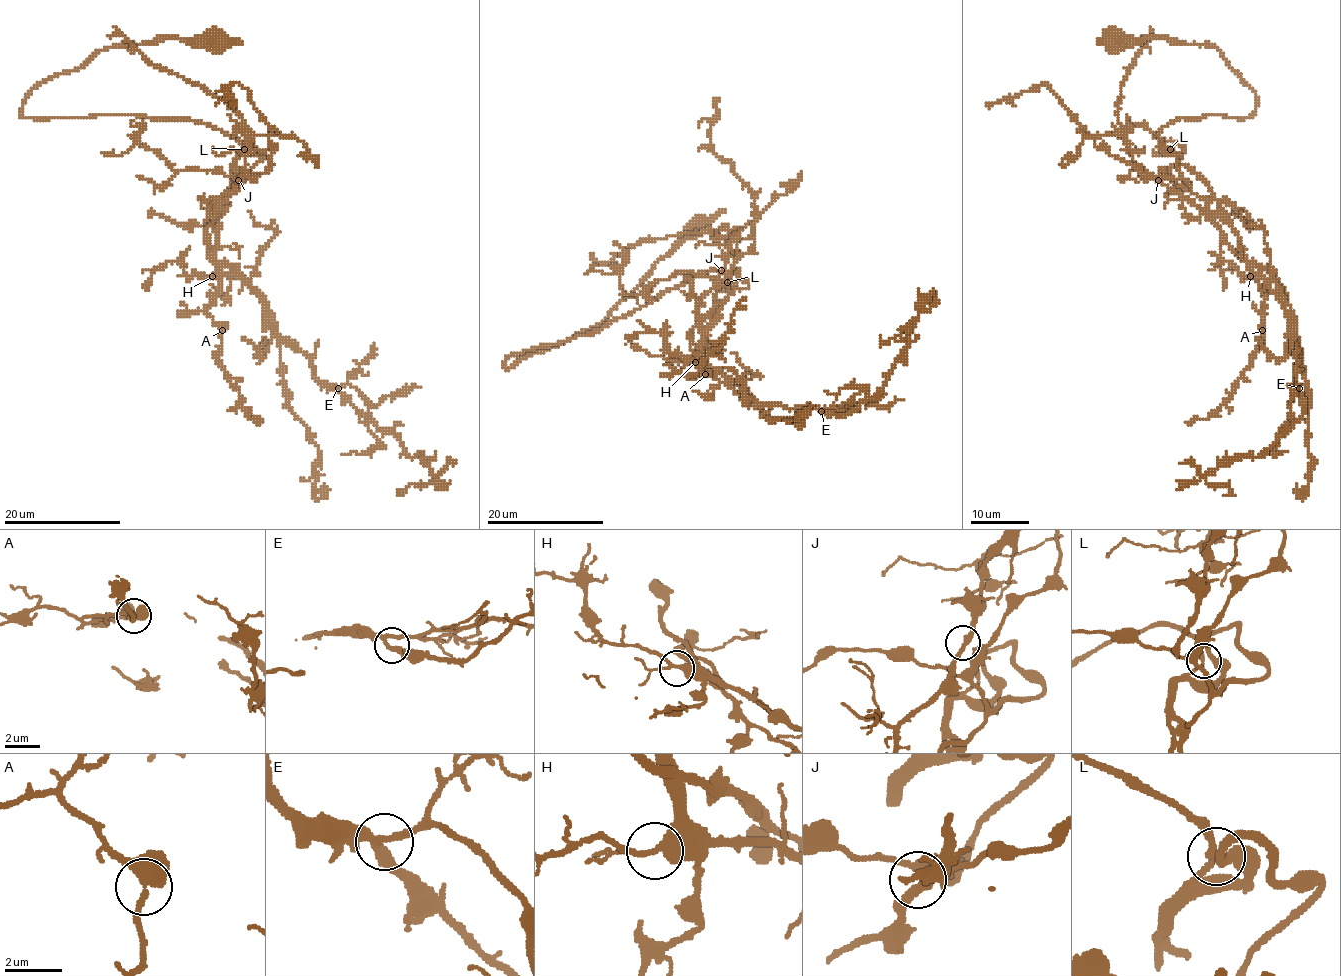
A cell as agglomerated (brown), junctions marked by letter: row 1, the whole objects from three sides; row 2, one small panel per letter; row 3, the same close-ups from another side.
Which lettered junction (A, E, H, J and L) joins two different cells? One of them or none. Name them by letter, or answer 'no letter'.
no letter

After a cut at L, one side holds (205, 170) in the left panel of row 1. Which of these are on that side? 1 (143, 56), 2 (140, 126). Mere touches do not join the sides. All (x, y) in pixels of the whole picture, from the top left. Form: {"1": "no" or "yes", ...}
{"1": "yes", "2": "yes"}

